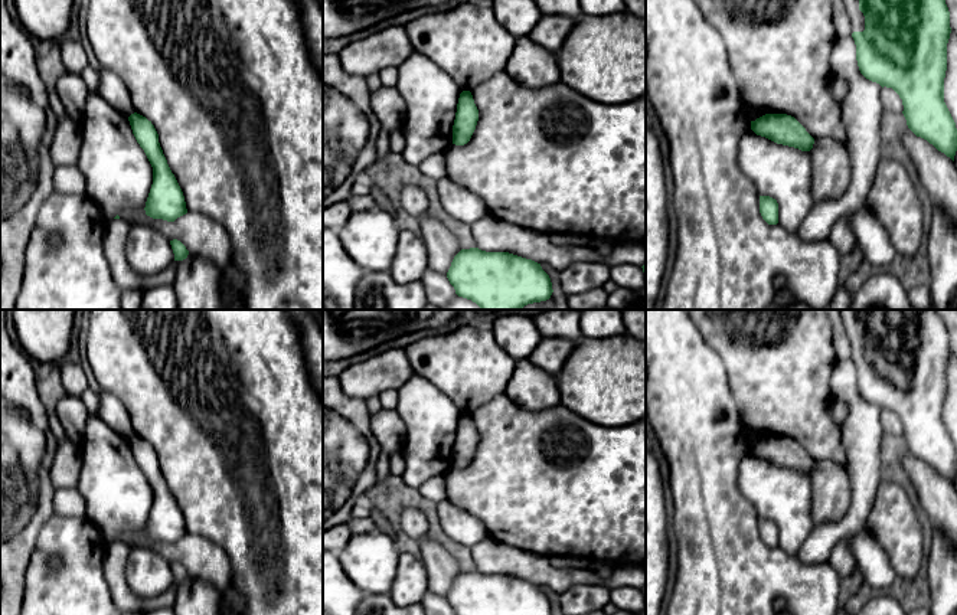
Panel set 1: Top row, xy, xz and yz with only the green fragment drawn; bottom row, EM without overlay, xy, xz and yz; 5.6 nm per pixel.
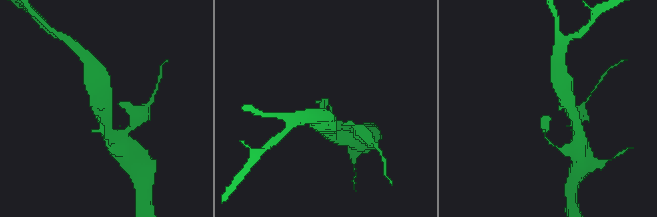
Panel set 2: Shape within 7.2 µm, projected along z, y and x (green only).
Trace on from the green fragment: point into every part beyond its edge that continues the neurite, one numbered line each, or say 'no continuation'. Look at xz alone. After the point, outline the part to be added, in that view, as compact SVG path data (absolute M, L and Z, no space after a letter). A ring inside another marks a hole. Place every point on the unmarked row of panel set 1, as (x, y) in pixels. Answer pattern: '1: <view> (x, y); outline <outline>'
no continuation

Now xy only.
no continuation

